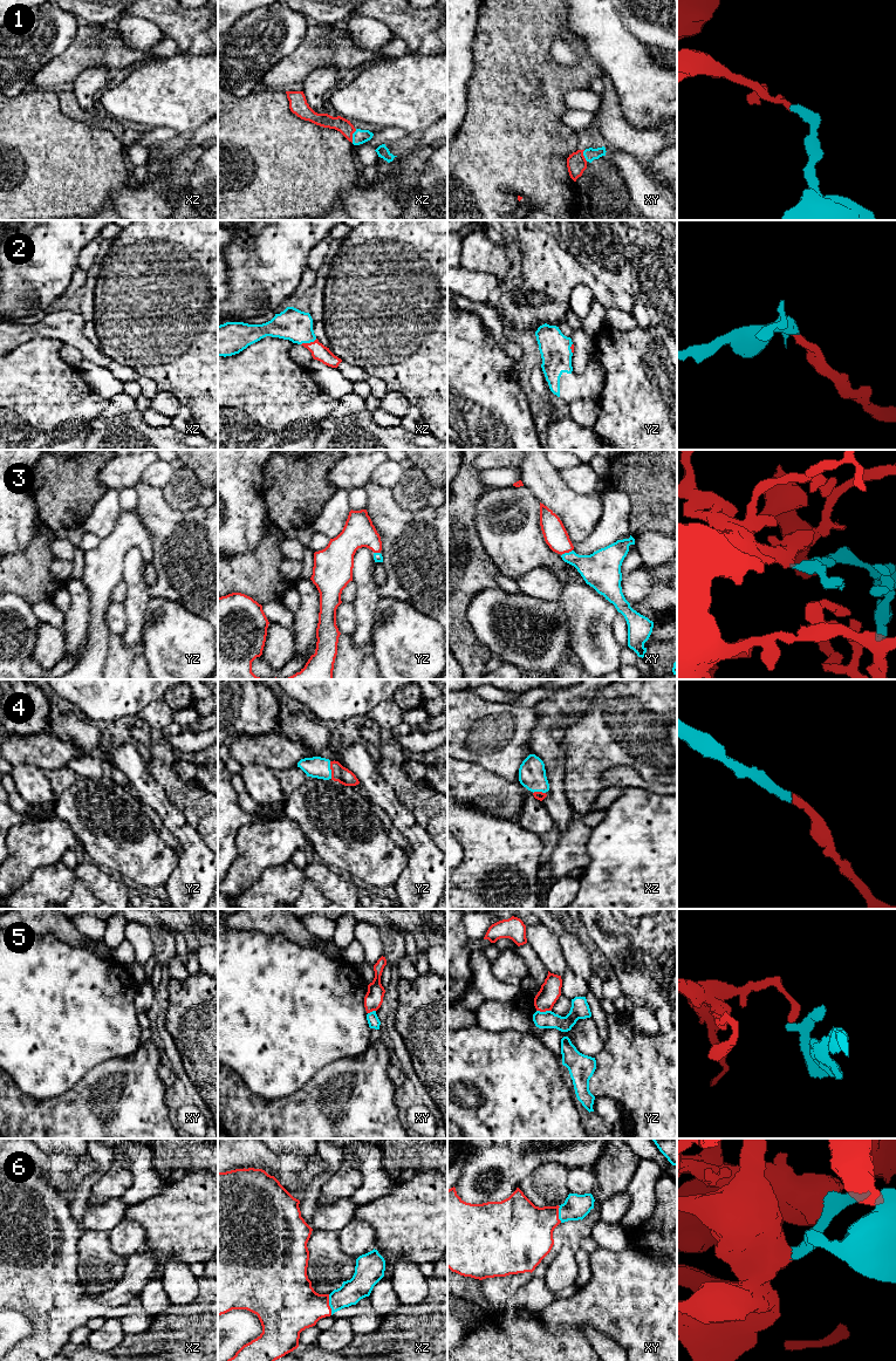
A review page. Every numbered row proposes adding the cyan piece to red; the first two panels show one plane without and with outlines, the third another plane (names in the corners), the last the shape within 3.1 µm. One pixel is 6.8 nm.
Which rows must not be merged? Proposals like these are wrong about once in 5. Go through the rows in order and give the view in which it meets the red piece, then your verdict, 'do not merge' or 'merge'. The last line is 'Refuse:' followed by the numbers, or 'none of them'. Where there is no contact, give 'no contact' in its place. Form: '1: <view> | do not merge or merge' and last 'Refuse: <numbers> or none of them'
1: xz | merge
2: xz | merge
3: xy | merge
4: yz | merge
5: yz | do not merge
6: xz | merge
Refuse: 5

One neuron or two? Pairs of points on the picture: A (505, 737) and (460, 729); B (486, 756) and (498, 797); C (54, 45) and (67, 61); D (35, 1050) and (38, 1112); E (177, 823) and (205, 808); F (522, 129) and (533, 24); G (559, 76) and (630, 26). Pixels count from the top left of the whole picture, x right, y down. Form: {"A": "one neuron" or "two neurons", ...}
{"A": "one neuron", "B": "two neurons", "C": "two neurons", "D": "two neurons", "E": "two neurons", "F": "one neuron", "G": "two neurons"}

